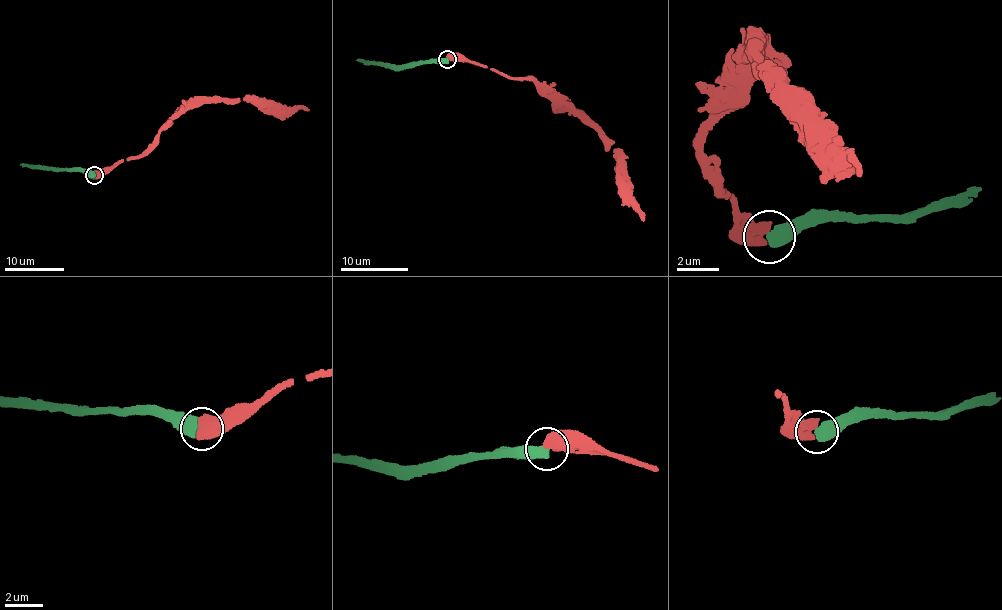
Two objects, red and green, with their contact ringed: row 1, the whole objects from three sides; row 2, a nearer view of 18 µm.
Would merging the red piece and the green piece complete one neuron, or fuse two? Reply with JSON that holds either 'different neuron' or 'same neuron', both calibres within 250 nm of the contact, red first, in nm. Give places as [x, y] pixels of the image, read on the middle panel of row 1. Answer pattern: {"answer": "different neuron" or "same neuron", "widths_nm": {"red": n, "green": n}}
{"answer": "different neuron", "widths_nm": {"red": 750, "green": 700}}

